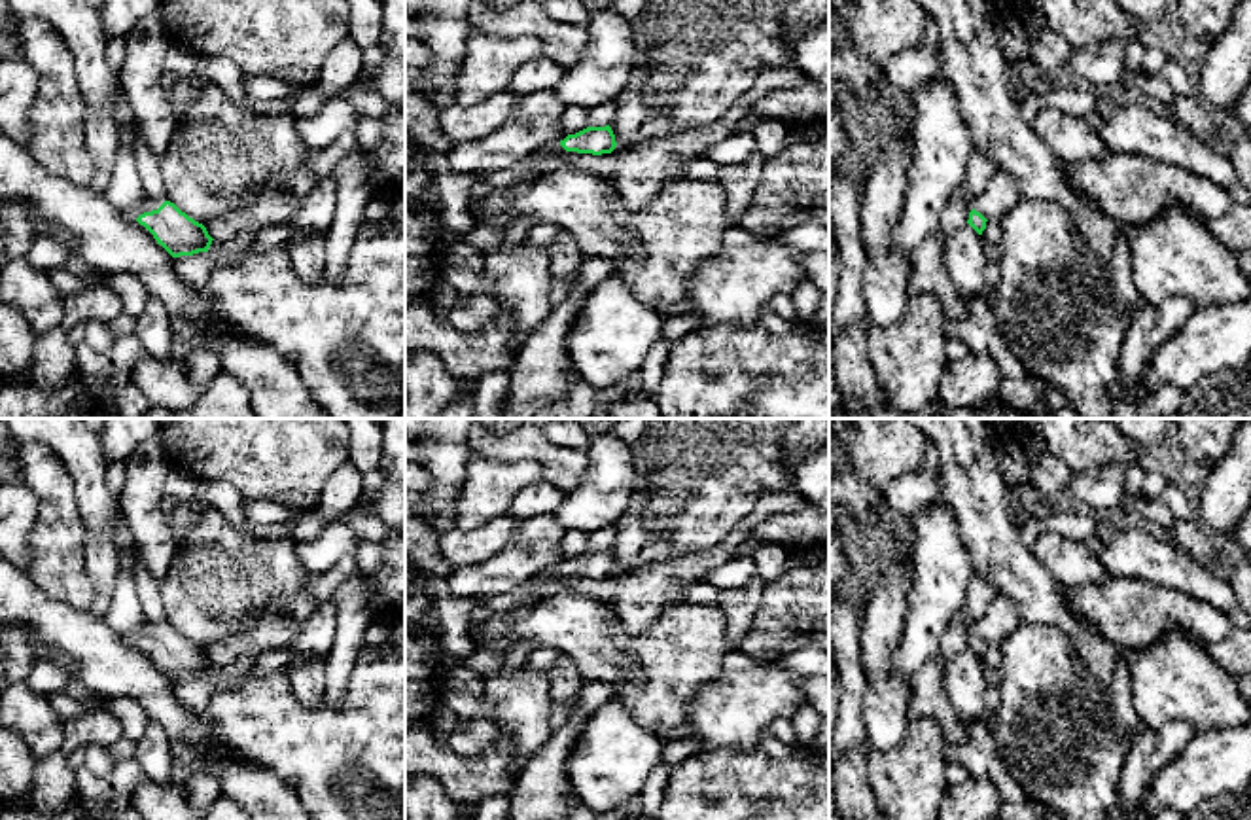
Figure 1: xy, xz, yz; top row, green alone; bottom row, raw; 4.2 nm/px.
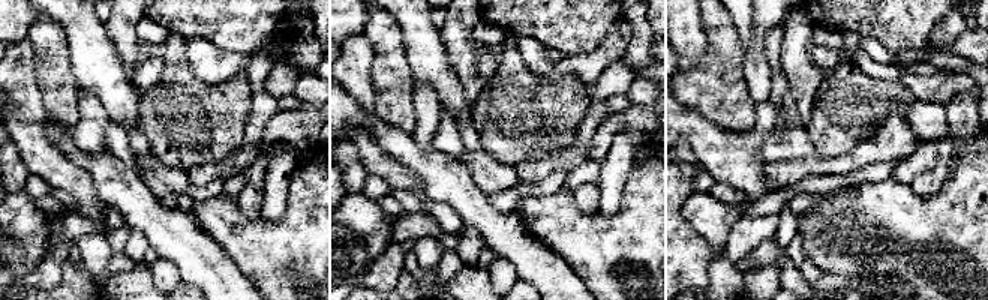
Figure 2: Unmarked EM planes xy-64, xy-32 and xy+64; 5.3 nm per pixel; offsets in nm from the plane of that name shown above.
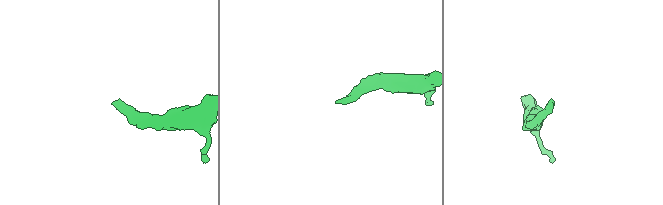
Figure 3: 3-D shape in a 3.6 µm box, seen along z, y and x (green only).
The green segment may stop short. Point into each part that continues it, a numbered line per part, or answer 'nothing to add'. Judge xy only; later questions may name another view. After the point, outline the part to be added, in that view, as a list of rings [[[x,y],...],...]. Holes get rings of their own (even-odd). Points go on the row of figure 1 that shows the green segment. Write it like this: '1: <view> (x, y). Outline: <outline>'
1: xy (150, 203). Outline: [[[148,195],[146,201],[144,201],[140,206],[131,208],[131,210],[125,210],[123,214],[125,214],[129,220],[136,220],[140,214],[157,210],[161,205],[163,205],[163,201],[153,199],[153,197]]]

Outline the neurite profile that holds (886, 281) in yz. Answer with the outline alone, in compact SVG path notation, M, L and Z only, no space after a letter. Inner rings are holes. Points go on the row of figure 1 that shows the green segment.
M912 119L891 125L880 138L880 153L861 180L861 235L869 263L861 280L867 318L888 328L907 311L912 295L910 258L893 248L893 231L903 212L912 155Z

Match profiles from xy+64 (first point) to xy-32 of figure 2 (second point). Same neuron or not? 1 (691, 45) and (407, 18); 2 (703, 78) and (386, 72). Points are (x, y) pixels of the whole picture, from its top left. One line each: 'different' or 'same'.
1: different
2: same

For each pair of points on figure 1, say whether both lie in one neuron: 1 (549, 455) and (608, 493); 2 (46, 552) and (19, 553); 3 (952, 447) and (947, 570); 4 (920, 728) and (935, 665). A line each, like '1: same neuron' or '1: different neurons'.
1: different neurons
2: different neurons
3: different neurons
4: different neurons

